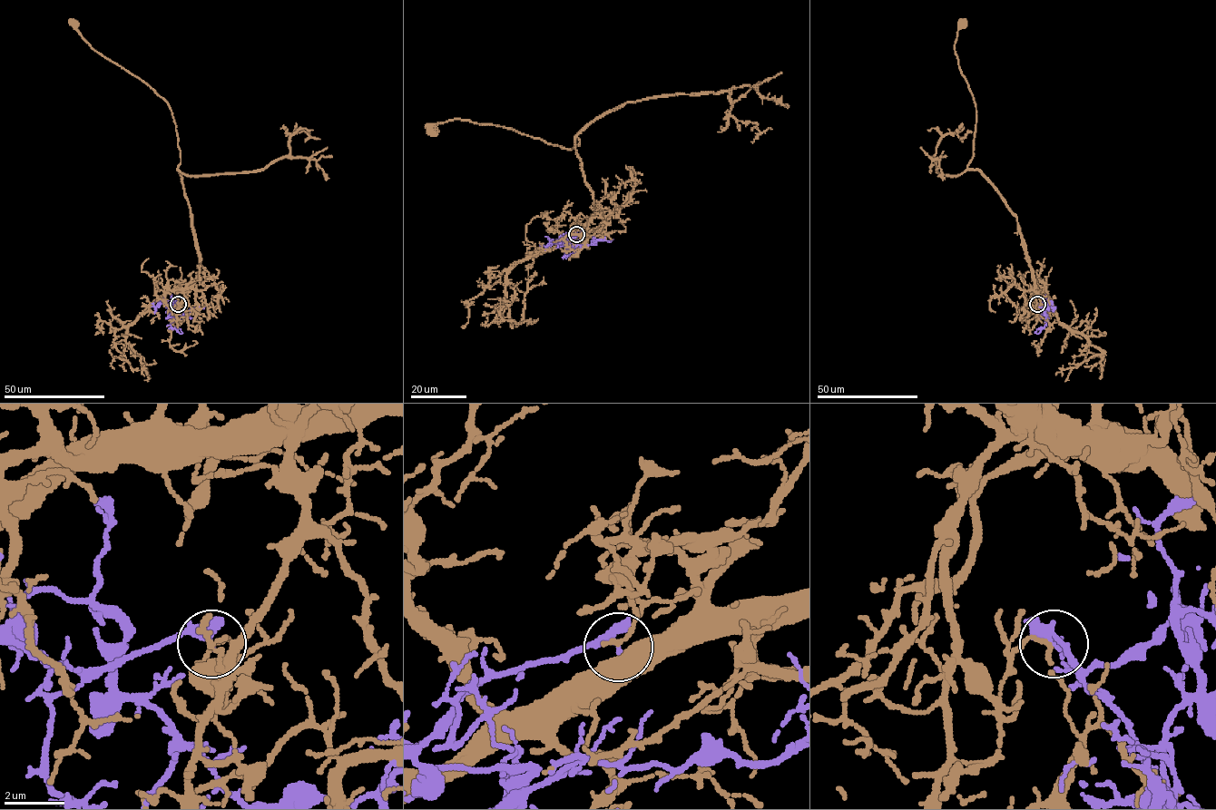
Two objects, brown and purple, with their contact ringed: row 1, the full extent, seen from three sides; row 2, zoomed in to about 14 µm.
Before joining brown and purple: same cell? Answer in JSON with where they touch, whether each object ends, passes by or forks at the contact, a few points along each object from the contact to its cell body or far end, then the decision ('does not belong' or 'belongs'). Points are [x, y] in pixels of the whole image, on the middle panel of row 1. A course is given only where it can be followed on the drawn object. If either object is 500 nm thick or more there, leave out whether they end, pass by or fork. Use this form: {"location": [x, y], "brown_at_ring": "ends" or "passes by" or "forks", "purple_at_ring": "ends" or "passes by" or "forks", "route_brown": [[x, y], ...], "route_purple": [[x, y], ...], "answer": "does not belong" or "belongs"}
{"location": [576, 234], "brown_at_ring": "ends", "purple_at_ring": "passes by", "route_brown": [[576, 233], [581, 224], [597, 230], [605, 222], [576, 136], [579, 144], [564, 149], [459, 119], [432, 129]], "route_purple": [[576, 234], [558, 243], [573, 243], [570, 247], [565, 245], [568, 239], [582, 229]], "answer": "does not belong"}

